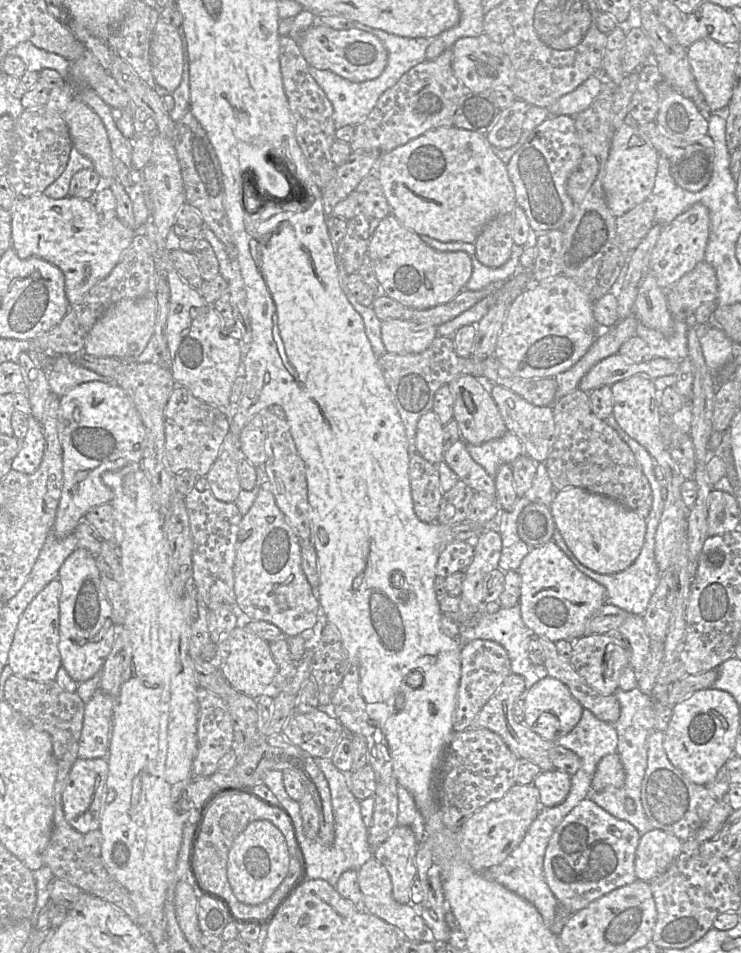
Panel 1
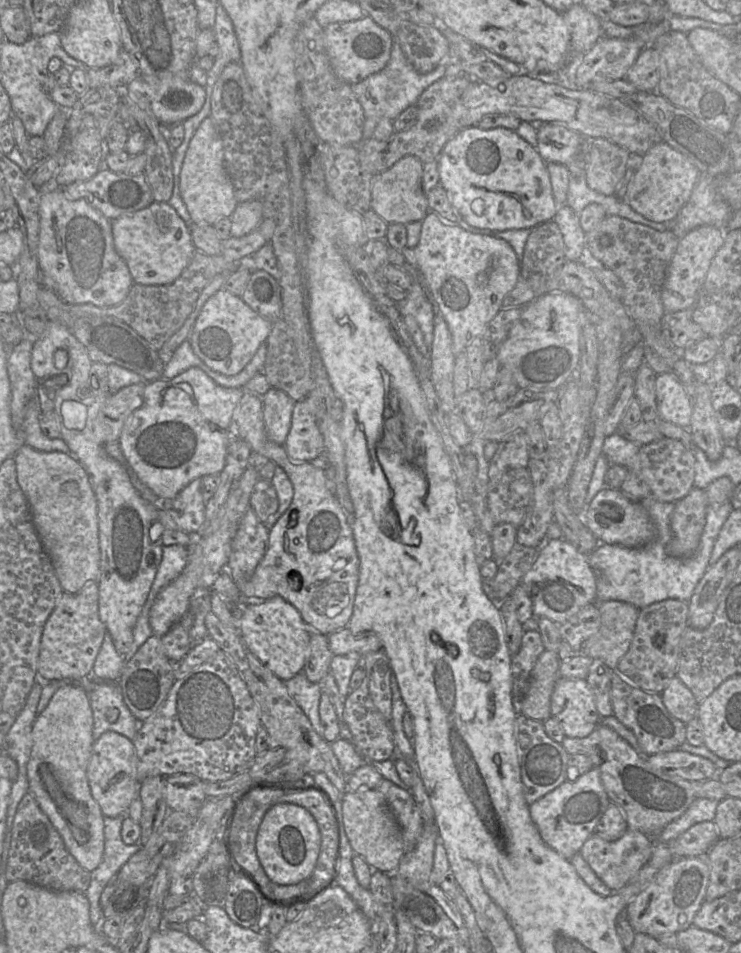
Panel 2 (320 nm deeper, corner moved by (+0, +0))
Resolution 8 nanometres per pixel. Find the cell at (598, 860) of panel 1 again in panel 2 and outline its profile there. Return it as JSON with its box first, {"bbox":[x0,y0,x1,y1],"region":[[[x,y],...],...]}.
{"bbox":[579,829,654,892],"region":[[[628,829],[619,839],[608,841],[596,835],[590,836],[579,854],[596,876],[612,891],[618,892],[636,877],[648,862],[654,849],[654,842],[647,835]]]}

